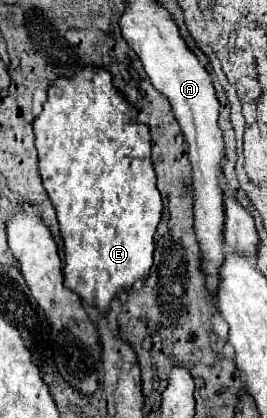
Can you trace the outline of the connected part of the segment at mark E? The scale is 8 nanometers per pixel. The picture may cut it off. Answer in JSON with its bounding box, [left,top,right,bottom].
[34,67,162,311]

